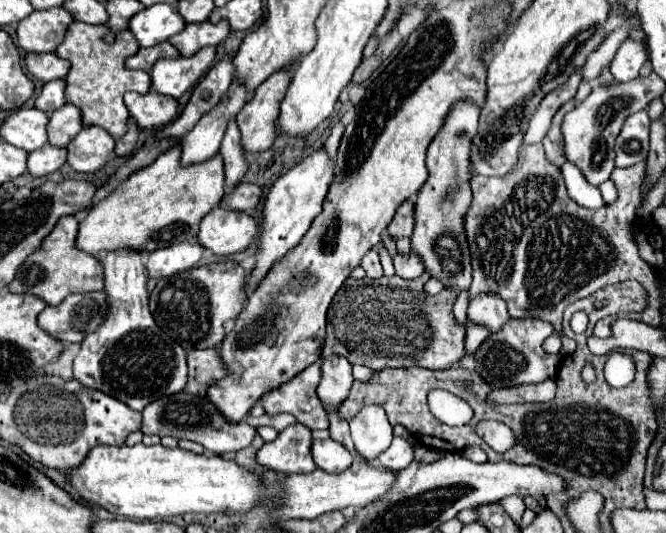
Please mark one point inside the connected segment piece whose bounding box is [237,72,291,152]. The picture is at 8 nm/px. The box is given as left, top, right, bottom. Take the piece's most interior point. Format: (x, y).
(256, 121)

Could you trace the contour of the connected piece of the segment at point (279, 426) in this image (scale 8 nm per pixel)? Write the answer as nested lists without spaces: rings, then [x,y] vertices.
[[[265,414],[263,418],[258,419],[247,416],[247,422],[249,422],[251,426],[271,426],[278,432],[281,432],[287,426],[297,423],[297,420],[291,414],[279,414],[274,416]]]

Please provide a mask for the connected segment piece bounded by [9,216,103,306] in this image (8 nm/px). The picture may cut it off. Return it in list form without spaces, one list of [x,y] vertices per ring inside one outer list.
[[[63,216],[53,232],[45,236],[45,242],[41,242],[41,248],[21,264],[17,270],[17,276],[13,278],[13,284],[9,284],[9,290],[13,294],[37,294],[45,304],[57,306],[61,300],[75,292],[93,292],[103,288],[103,266],[93,256],[81,252],[75,248],[75,236],[77,236],[77,220],[73,216]]]

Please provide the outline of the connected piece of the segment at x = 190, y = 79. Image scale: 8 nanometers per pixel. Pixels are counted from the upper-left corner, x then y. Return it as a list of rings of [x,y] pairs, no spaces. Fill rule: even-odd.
[[[207,46],[191,58],[163,58],[157,60],[151,70],[153,90],[173,98],[181,98],[189,88],[193,88],[199,78],[207,74],[215,60],[215,48]]]

